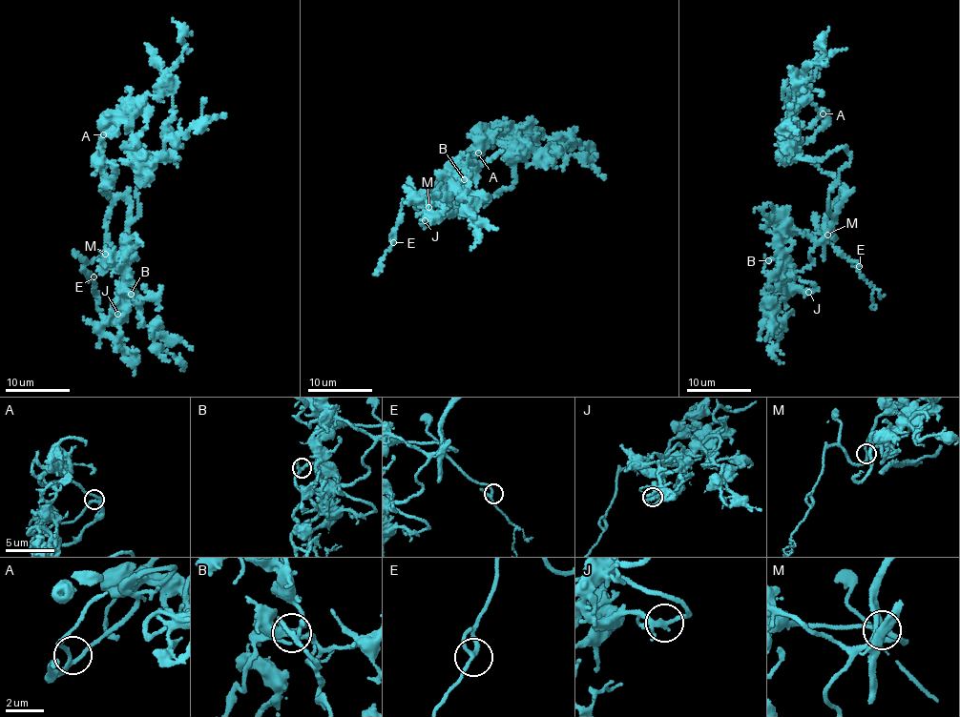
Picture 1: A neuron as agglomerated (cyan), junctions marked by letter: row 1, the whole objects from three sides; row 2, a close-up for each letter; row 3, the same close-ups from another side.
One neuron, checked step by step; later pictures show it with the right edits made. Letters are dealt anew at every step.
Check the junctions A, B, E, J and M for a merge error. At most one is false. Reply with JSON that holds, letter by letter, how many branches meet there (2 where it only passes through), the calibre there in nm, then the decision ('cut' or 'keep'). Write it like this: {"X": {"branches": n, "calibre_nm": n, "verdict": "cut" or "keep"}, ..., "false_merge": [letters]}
{"A": {"branches": 3, "calibre_nm": 190, "verdict": "keep"}, "B": {"branches": 3, "calibre_nm": 190, "verdict": "keep"}, "E": {"branches": 3, "calibre_nm": 190, "verdict": "keep"}, "J": {"branches": 3, "calibre_nm": 200, "verdict": "keep"}, "M": {"branches": 3, "calibre_nm": 200, "verdict": "keep"}, "false_merge": []}

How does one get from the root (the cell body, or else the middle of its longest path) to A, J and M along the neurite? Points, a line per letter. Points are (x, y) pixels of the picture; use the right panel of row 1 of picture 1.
A: (832, 174), (821, 171), (813, 162), (800, 155), (797, 149), (823, 126), (826, 116), (823, 113)
J: (832, 174), (844, 188), (841, 199), (808, 253), (812, 263), (791, 271), (816, 287), (808, 292)
M: (832, 174), (844, 188), (839, 202), (826, 217), (824, 229), (827, 235)

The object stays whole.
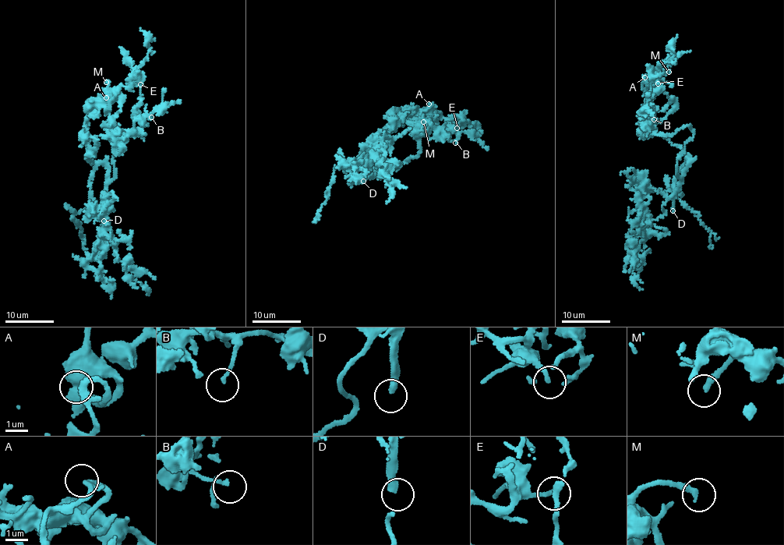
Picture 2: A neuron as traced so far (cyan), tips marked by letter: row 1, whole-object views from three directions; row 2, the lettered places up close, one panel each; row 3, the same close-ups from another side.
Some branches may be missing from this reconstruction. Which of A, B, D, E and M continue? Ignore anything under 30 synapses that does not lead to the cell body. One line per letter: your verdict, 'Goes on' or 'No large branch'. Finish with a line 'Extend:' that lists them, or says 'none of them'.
A: No large branch
B: No large branch
D: Goes on
E: No large branch
M: Goes on
Extend: D, M

